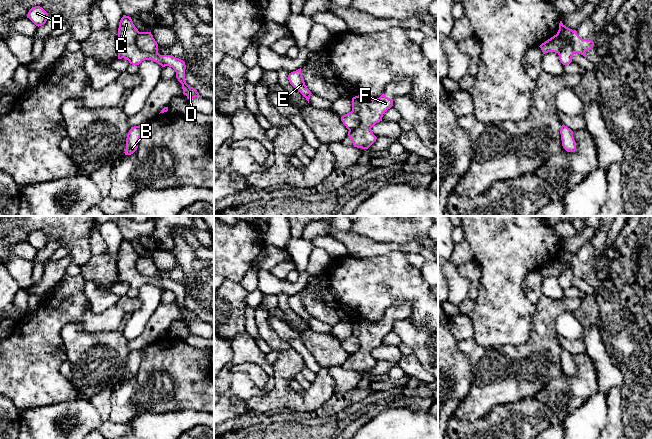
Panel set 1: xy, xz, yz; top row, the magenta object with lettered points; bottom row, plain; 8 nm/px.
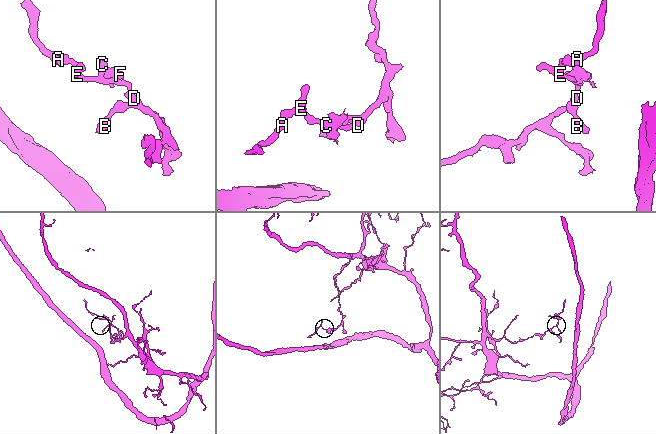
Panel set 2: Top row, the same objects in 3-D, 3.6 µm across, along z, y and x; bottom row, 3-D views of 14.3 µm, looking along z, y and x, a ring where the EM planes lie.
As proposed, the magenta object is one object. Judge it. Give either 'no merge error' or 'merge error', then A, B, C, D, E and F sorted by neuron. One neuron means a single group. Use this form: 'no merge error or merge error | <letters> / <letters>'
merge error | A B C D E / F

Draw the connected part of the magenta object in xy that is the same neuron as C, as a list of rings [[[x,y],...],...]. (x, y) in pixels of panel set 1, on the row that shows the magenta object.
[[[123,15],[118,28],[118,59],[127,59],[132,65],[139,65],[144,60],[152,60],[162,67],[172,67],[176,72],[176,78],[182,84],[183,94],[188,99],[200,96],[196,89],[190,87],[185,81],[185,62],[172,55],[160,55],[158,52],[149,53],[137,48],[135,42],[139,34],[131,17]]]

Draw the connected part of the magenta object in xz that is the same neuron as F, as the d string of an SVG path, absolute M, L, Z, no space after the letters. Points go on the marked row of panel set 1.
M383 93L377 99L364 95L352 98L352 110L359 116L360 124L356 129L348 131L354 147L368 149L377 139L371 128L382 121L383 114L393 106L393 99Z

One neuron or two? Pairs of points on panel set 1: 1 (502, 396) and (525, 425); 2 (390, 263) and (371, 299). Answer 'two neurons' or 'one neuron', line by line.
1: two neurons
2: one neuron

